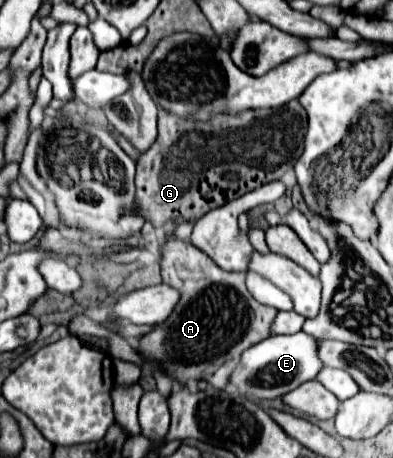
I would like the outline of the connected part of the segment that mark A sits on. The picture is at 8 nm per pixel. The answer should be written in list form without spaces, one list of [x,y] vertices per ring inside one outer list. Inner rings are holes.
[[[175,222],[163,226],[165,242],[159,264],[163,282],[175,286],[181,292],[181,300],[167,322],[141,338],[139,352],[165,366],[179,384],[187,384],[191,378],[203,378],[215,388],[225,388],[241,354],[271,334],[277,308],[259,304],[249,294],[245,272],[221,270],[203,250],[177,238],[175,228]],[[229,362],[233,362],[231,370],[227,370]]]

